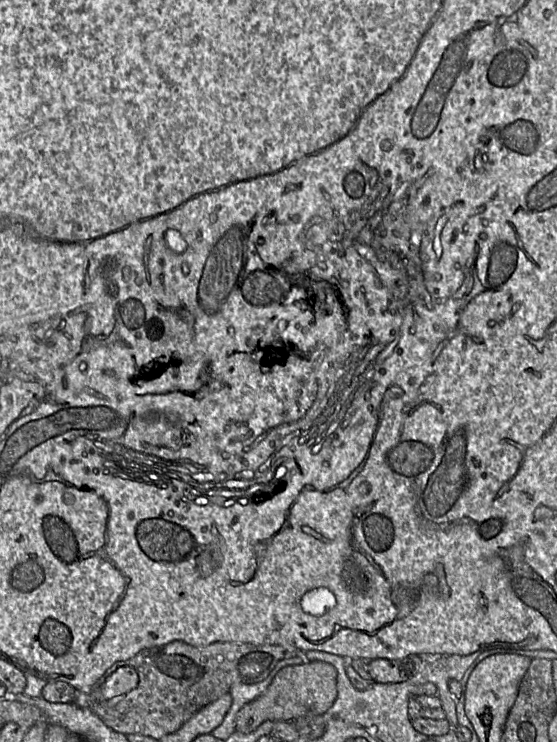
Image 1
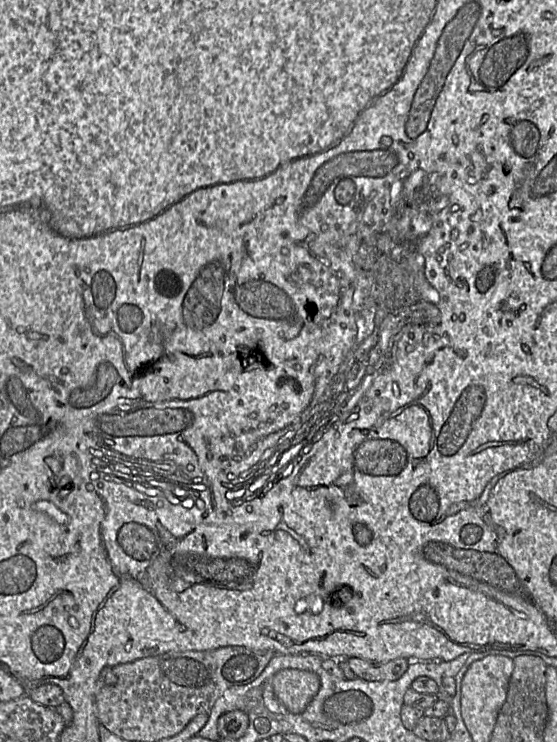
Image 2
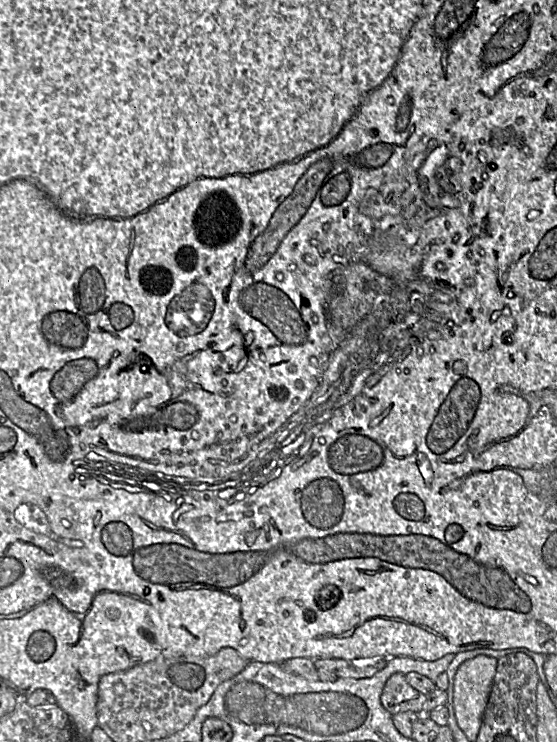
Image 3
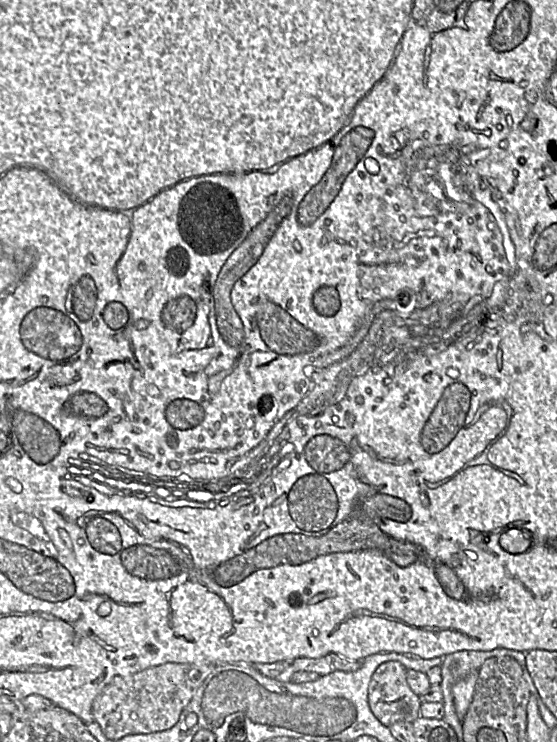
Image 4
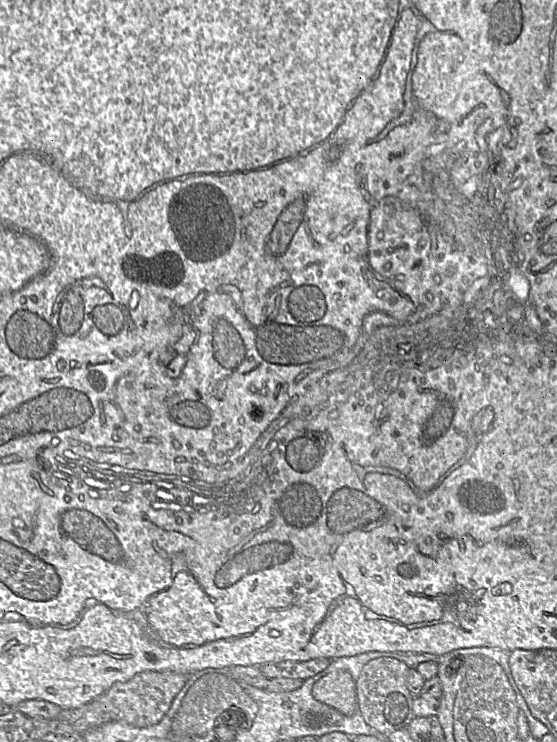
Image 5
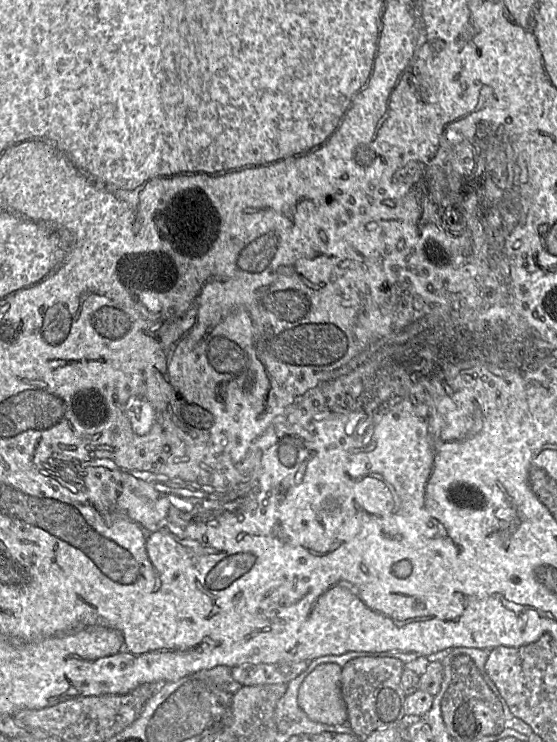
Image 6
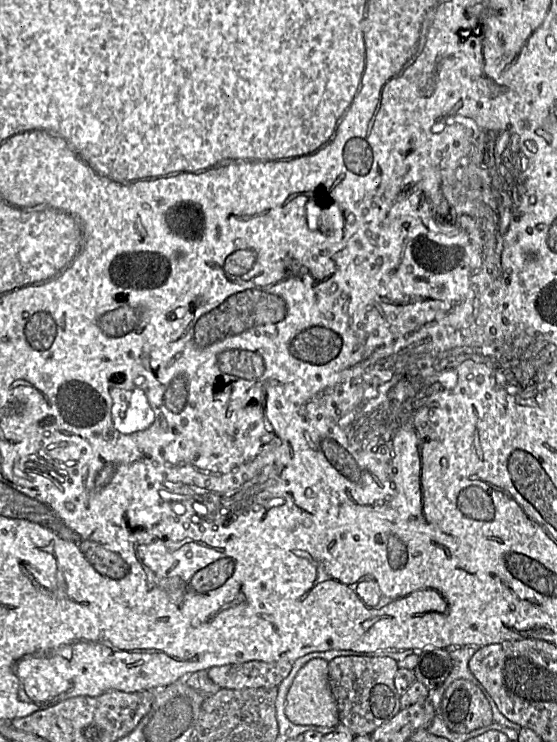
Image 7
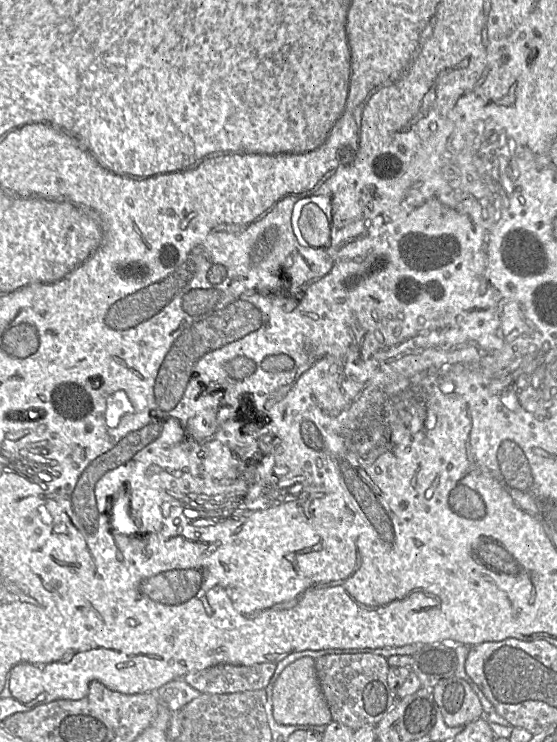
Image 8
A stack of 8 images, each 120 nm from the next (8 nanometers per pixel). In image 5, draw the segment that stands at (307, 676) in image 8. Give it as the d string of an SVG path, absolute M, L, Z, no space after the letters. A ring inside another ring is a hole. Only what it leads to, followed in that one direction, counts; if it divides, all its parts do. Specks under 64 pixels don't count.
M345 670L331 671L321 677L312 687L312 696L344 715L359 710L355 681Z

